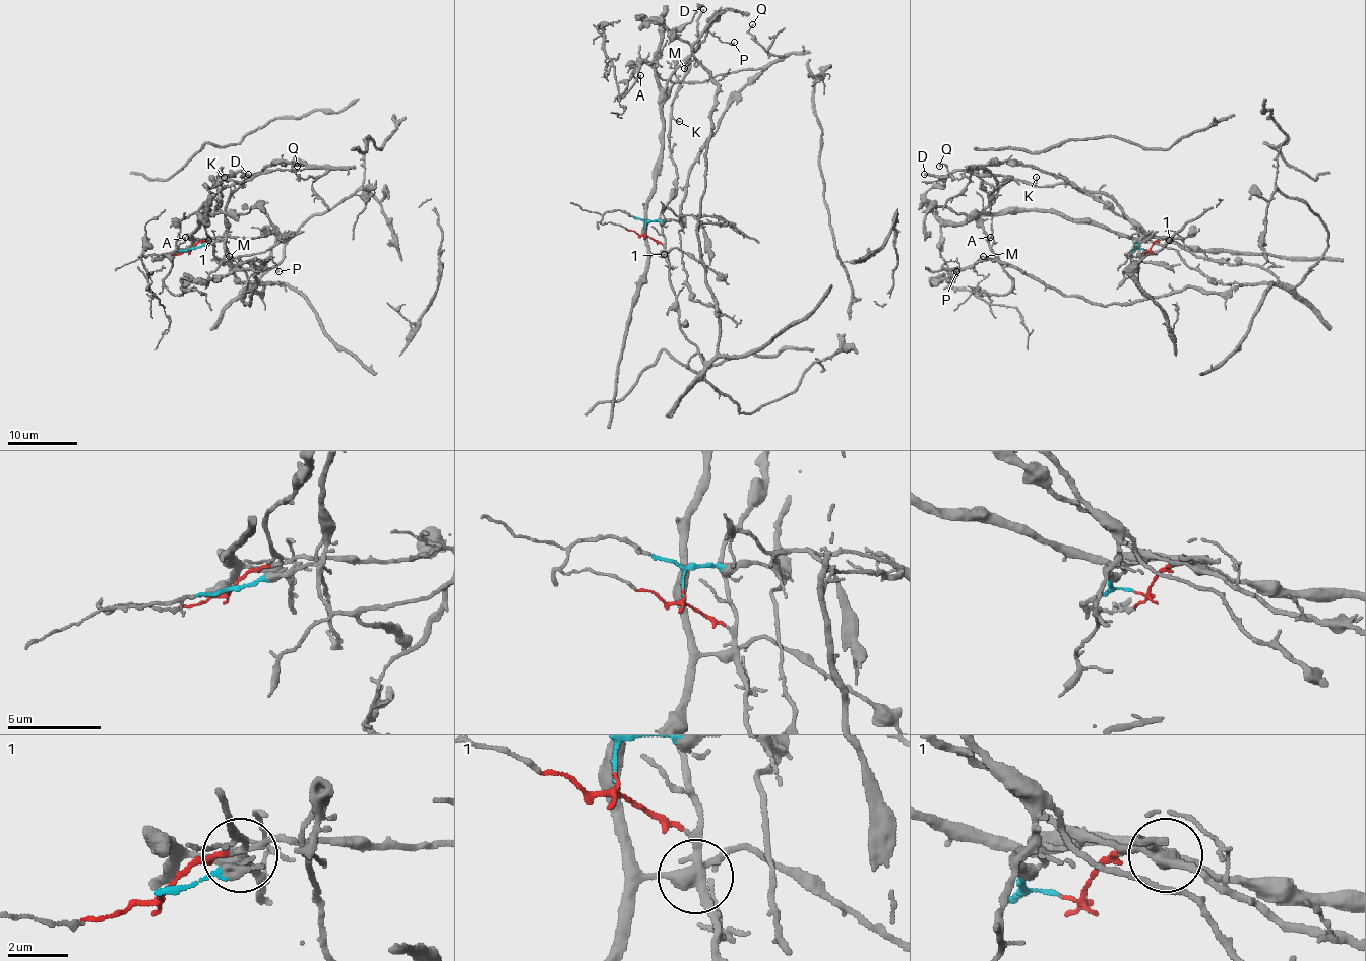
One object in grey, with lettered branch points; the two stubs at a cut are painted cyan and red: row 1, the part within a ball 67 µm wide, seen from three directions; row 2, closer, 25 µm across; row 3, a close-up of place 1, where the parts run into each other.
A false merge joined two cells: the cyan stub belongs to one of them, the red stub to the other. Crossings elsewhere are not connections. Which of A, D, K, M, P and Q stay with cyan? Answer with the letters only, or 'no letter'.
A, Q

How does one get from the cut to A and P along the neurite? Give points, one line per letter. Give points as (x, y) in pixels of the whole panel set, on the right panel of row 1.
A: (1146, 249), (1110, 197), (1006, 161), (984, 169), (996, 180), (994, 200), (976, 218), (996, 243), (989, 237)
P: (1146, 249), (1173, 241), (1278, 280), (1098, 305), (1000, 261), (944, 263), (956, 258), (956, 272)

